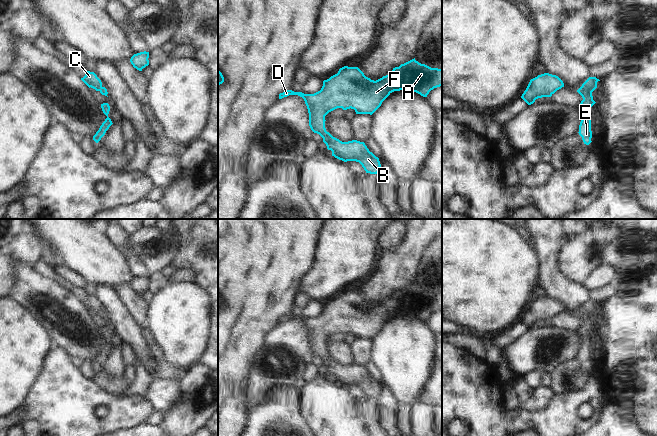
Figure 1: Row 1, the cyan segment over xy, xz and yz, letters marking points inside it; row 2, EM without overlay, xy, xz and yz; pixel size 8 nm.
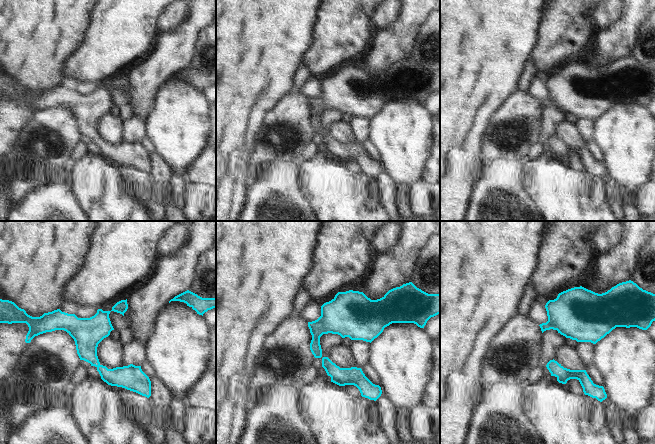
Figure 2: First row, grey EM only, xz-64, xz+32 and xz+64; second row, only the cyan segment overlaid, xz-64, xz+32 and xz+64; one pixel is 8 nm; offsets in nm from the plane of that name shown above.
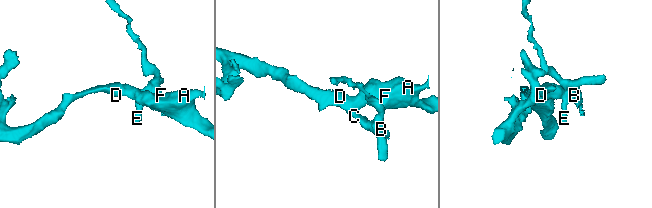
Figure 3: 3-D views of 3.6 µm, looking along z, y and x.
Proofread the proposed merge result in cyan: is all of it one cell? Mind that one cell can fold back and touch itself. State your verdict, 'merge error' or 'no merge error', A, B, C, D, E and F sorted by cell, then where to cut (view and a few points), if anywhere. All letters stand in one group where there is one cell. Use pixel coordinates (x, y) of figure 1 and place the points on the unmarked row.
no merge error; A B C D E F; no cut

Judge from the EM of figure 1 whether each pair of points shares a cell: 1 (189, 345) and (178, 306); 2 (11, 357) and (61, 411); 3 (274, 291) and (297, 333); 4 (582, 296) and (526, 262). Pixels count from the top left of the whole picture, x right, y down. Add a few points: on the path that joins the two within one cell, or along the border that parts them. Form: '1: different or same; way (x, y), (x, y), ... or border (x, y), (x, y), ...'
1: same; way (182, 335), (178, 316)
2: different; border (43, 359), (41, 370), (23, 402)
3: different; border (279, 323), (266, 334), (264, 341)
4: different; border (535, 251), (538, 257), (538, 277)

